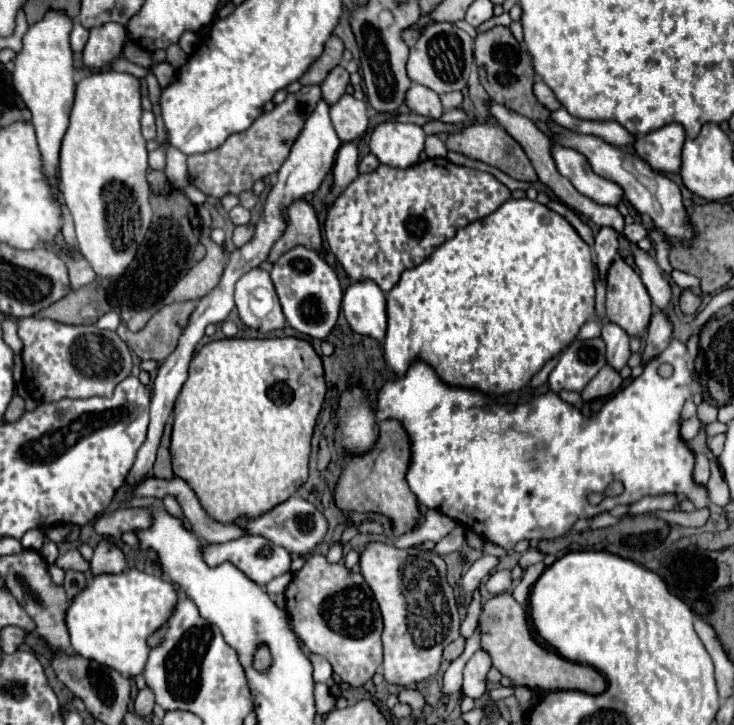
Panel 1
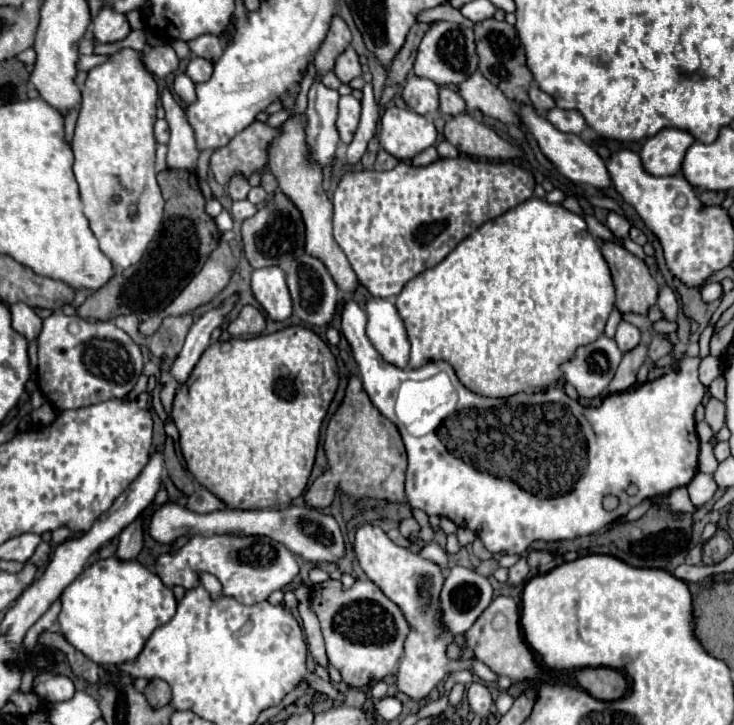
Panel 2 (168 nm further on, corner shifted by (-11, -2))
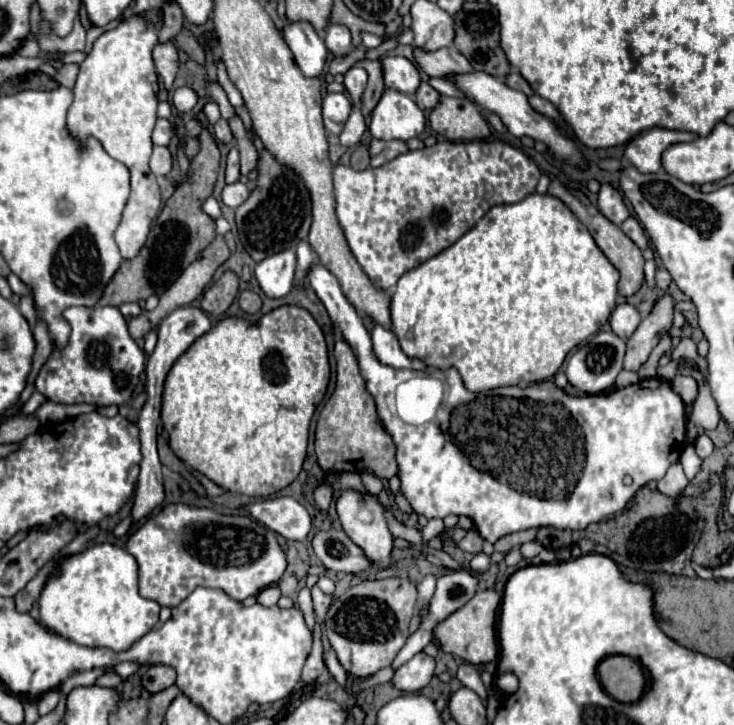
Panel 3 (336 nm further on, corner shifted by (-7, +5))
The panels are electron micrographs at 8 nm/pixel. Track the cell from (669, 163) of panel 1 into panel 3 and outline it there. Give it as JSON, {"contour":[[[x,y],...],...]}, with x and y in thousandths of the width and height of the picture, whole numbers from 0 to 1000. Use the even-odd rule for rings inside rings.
{"contour":[[[887,177],[854,196],[849,218],[871,237],[895,237],[901,232],[901,212],[922,196],[941,196],[952,188],[947,182],[925,182],[906,177]]]}

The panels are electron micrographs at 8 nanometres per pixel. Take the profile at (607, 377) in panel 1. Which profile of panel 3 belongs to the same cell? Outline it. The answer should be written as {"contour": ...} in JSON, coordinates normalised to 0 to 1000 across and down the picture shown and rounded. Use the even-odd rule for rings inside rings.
{"contour":[[[903,406],[892,414],[890,428],[876,439],[865,461],[854,469],[854,488],[851,488],[851,510],[868,513],[884,494],[887,483],[898,474],[901,463],[914,455],[917,447],[917,422],[920,414],[911,406]]]}

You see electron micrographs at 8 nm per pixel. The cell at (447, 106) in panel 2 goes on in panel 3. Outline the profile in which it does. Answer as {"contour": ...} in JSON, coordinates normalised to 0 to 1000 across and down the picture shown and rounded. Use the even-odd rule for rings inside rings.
{"contour":[[[576,110],[576,113],[571,116],[568,127],[565,127],[565,143],[568,143],[574,152],[587,152],[587,149],[593,149],[595,138],[598,138],[598,127],[590,124],[590,121]]]}

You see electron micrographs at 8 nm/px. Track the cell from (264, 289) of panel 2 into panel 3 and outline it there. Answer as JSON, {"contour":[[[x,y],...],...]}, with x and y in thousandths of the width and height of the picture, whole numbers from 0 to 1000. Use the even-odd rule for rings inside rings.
{"contour":[[[399,345],[377,348],[375,353],[364,353],[347,367],[347,383],[356,400],[366,411],[386,411],[399,397],[405,356]]]}

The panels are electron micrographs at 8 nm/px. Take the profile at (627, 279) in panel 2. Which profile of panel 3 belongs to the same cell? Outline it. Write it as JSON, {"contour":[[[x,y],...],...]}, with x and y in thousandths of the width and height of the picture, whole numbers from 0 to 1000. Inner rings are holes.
{"contour":[[[753,248],[753,251],[748,254],[748,262],[745,262],[745,265],[775,284],[775,290],[800,312],[800,317],[805,320],[805,326],[811,328],[811,334],[813,334],[813,339],[822,345],[822,350],[830,356],[830,361],[846,375],[843,406],[849,406],[849,408],[865,406],[865,403],[873,397],[873,389],[876,389],[876,361],[879,361],[873,345],[868,342],[868,337],[865,337],[860,328],[854,328],[854,326],[843,317],[843,312],[838,312],[832,303],[827,303],[827,301],[802,279],[802,273],[800,273],[794,265],[789,265],[789,262],[770,262],[767,254],[759,251],[759,248]]]}

